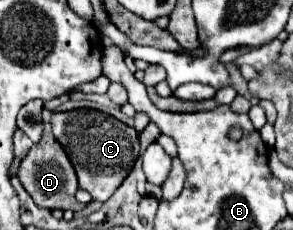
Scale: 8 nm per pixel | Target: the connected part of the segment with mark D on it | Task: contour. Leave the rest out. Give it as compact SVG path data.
M46 108L42 111L42 120L44 120L44 136L38 144L32 146L30 154L26 156L26 160L20 163L20 170L18 170L18 178L22 182L22 186L26 188L26 192L34 198L36 206L40 208L60 208L60 210L72 210L72 212L80 212L84 210L88 204L80 204L74 198L74 192L78 188L78 184L72 184L72 164L66 156L66 152L62 150L62 146L56 142L56 138L52 133L52 126L50 123L52 112Z

